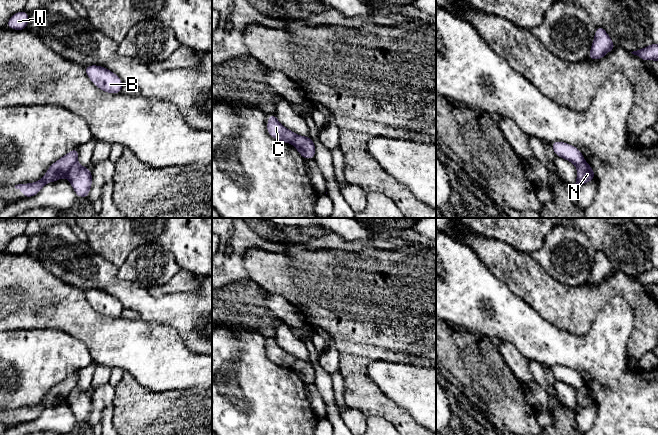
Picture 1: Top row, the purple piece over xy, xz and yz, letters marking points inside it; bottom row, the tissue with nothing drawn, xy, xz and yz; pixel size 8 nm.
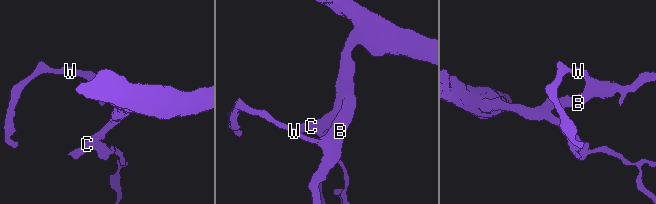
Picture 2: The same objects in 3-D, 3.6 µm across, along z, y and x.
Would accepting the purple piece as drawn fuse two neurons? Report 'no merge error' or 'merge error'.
merge error

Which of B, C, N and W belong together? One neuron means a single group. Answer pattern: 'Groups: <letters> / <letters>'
Groups: B C W / N

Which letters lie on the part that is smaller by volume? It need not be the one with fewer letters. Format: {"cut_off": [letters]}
{"cut_off": ["N"]}

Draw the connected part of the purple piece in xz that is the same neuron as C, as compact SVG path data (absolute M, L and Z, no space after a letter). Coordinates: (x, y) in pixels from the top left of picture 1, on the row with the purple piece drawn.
M273 113L268 116L267 133L274 139L284 143L292 143L296 137L296 134L285 128Z

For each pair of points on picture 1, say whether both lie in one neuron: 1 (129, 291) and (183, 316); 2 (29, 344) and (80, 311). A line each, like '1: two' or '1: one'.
1: one
2: two

